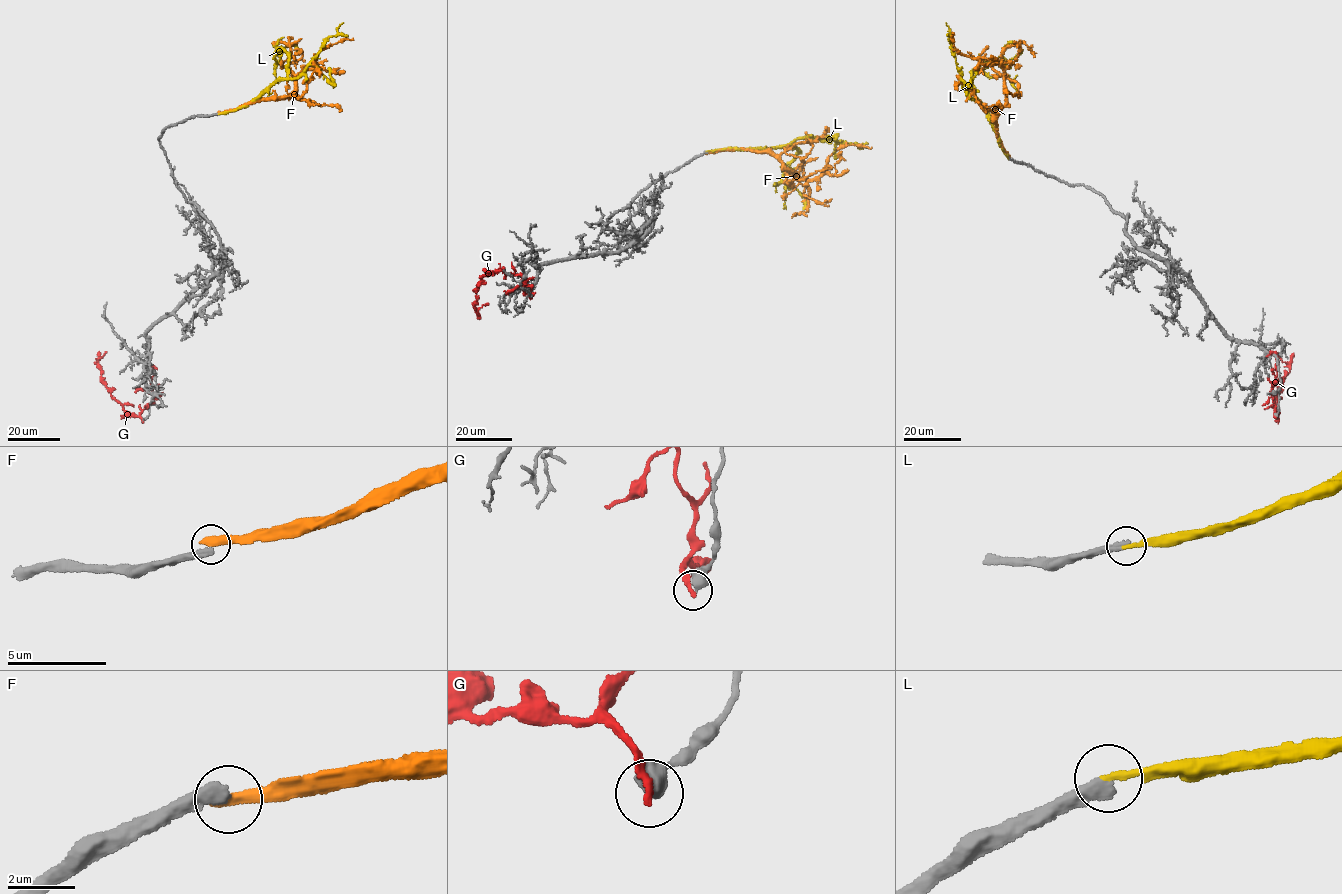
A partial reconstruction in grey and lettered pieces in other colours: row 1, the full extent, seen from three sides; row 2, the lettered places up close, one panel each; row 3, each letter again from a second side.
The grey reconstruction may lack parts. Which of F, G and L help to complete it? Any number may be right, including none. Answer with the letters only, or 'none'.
L

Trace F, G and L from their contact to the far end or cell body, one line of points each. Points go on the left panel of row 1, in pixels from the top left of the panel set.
F: (218, 113), (290, 94), (295, 79), (316, 66), (316, 54), (332, 44), (353, 38)
G: (143, 422), (138, 416), (128, 415), (105, 386), (97, 364), (106, 351)
L: (218, 114), (245, 107), (286, 79), (288, 55), (276, 52), (278, 63), (283, 49), (295, 45), (297, 52)

